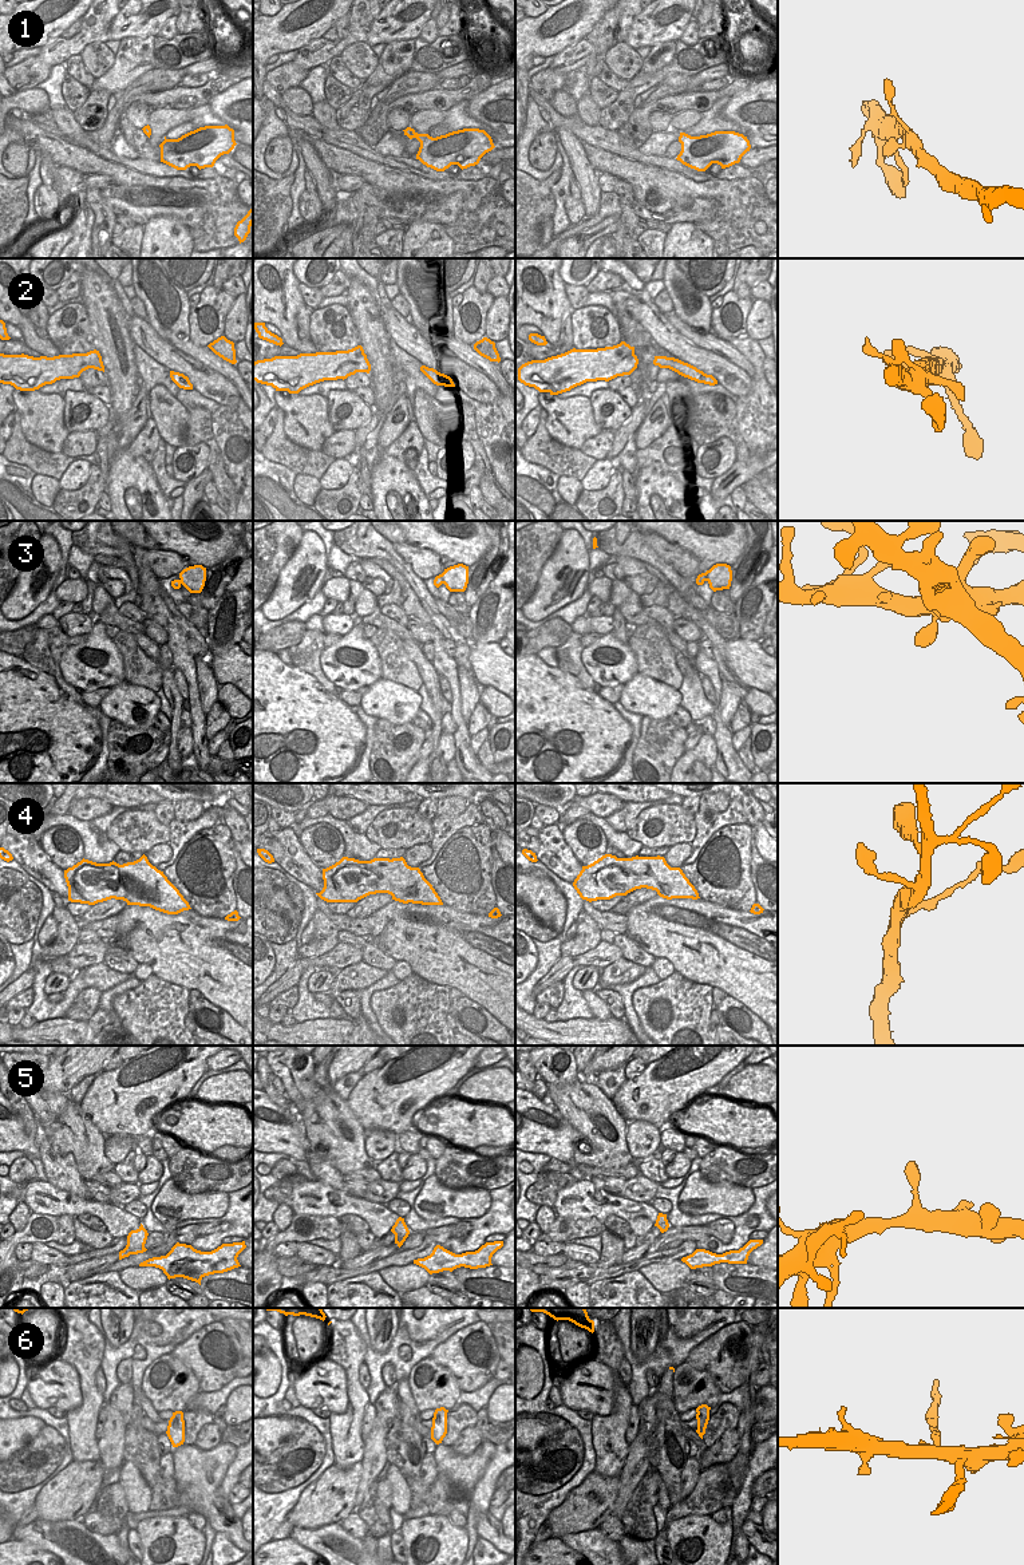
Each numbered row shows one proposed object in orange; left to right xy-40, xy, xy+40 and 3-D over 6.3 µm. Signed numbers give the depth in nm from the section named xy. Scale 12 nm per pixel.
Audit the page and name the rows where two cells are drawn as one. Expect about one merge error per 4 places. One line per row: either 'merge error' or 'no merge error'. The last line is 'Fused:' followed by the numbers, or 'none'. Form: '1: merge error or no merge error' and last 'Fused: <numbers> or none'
1: no merge error
2: no merge error
3: no merge error
4: no merge error
5: no merge error
6: merge error
Fused: 6

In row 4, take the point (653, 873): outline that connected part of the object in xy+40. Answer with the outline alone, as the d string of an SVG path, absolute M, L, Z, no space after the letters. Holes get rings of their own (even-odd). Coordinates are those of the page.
M605 854L593 863L582 866L573 886L580 897L589 902L626 896L641 888L656 890L667 900L700 898L683 870L671 868L660 855L617 858Z

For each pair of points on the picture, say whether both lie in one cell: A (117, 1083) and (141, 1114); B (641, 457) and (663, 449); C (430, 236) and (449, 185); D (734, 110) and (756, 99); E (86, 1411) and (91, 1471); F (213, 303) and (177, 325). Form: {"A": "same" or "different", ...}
{"A": "same", "B": "same", "C": "different", "D": "same", "E": "different", "F": "different"}

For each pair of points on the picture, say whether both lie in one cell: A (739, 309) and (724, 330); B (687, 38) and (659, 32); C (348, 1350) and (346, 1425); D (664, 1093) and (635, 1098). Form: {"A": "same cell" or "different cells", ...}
{"A": "same cell", "B": "different cells", "C": "same cell", "D": "same cell"}

